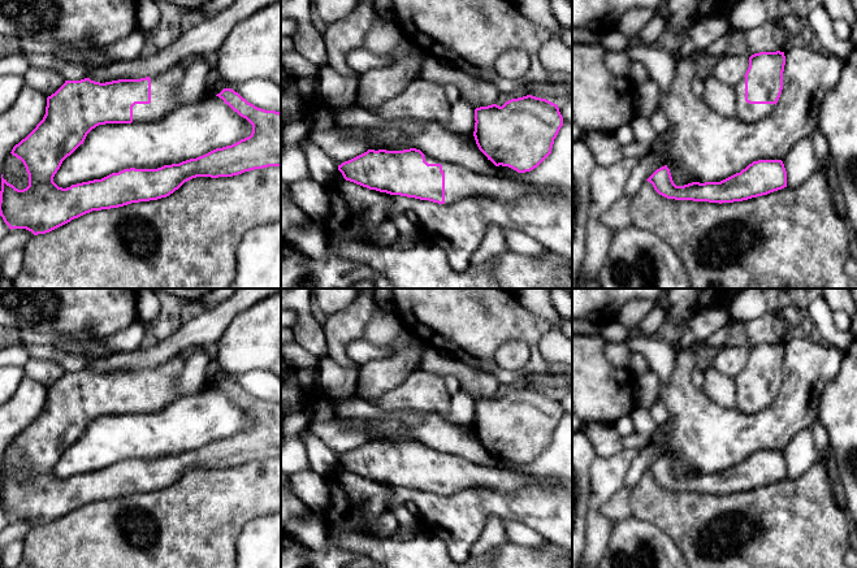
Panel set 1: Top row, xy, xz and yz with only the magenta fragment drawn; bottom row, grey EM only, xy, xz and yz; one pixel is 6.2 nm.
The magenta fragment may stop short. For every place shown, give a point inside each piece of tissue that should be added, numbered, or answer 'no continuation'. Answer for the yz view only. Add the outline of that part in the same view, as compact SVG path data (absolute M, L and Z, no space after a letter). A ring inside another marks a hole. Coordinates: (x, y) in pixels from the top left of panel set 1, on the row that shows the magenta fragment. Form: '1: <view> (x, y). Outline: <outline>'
1: yz (747, 112). Outline: M745 77L735 87L735 118L744 122L754 122L765 118L775 107L775 104L749 104L745 101Z

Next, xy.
1: xy (163, 86). Outline: M178 64L151 78L151 103L133 107L133 122L157 121L179 104L174 96L183 78L185 64Z

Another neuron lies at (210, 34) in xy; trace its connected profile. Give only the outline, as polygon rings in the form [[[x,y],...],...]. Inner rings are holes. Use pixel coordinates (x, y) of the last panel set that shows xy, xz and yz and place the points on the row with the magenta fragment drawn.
[[[237,0],[229,8],[204,17],[198,26],[182,32],[176,42],[157,51],[153,56],[112,61],[95,68],[88,78],[100,83],[152,78],[174,65],[182,64],[190,56],[217,52],[238,22],[277,1],[281,0]]]

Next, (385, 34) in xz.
[[[380,13],[365,35],[363,48],[377,56],[386,56],[406,39],[406,34],[393,17]]]

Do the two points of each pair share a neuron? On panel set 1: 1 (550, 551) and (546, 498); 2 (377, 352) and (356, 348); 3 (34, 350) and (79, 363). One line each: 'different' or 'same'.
1: different
2: same
3: same

